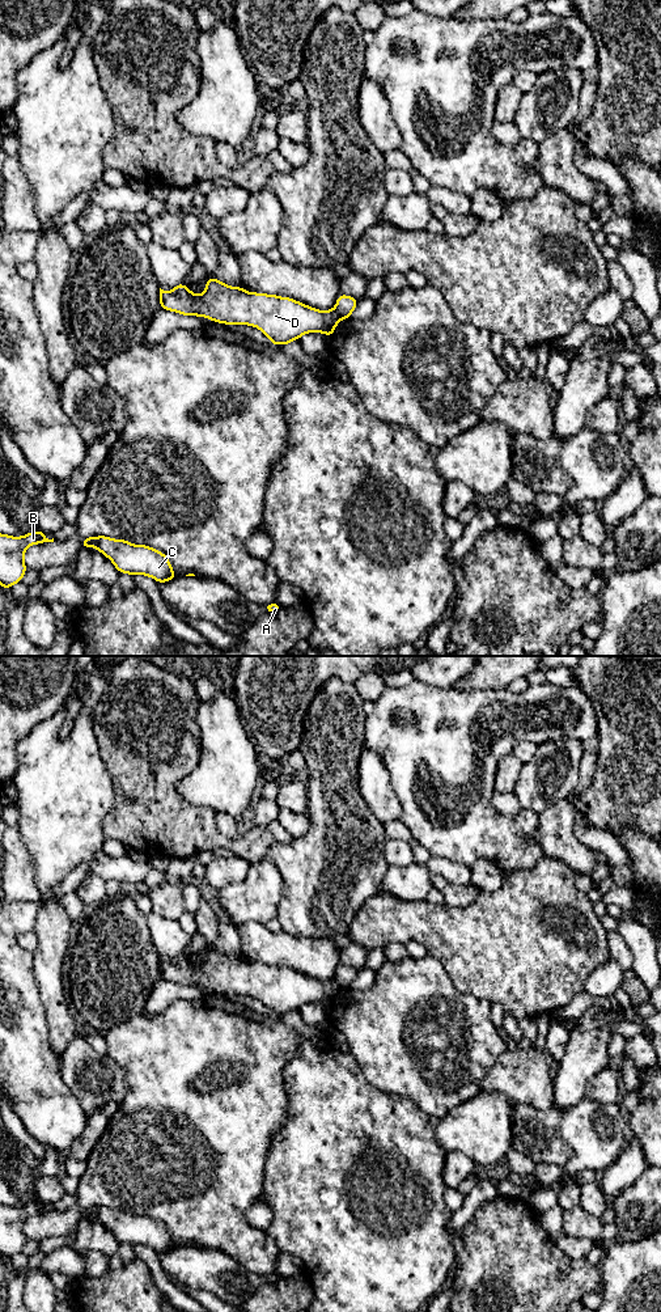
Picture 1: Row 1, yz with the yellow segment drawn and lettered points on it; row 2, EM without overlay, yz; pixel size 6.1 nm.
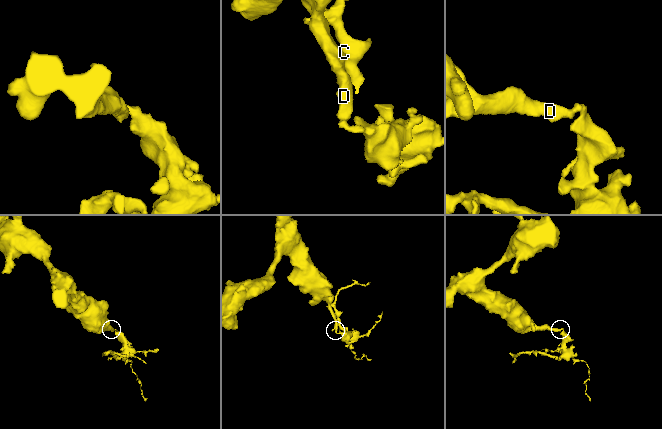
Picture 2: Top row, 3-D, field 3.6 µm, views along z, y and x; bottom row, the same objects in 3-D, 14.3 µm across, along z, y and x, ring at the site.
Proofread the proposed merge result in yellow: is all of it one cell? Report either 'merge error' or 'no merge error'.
merge error

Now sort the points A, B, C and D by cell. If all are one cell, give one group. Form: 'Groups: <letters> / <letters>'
Groups: A B C / D

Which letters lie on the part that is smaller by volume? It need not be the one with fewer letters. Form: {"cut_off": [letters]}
{"cut_off": ["A", "B", "C"]}

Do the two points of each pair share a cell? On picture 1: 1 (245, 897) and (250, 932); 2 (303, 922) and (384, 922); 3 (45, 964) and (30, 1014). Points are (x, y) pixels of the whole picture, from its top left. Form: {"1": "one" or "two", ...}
{"1": "two", "2": "two", "3": "two"}

